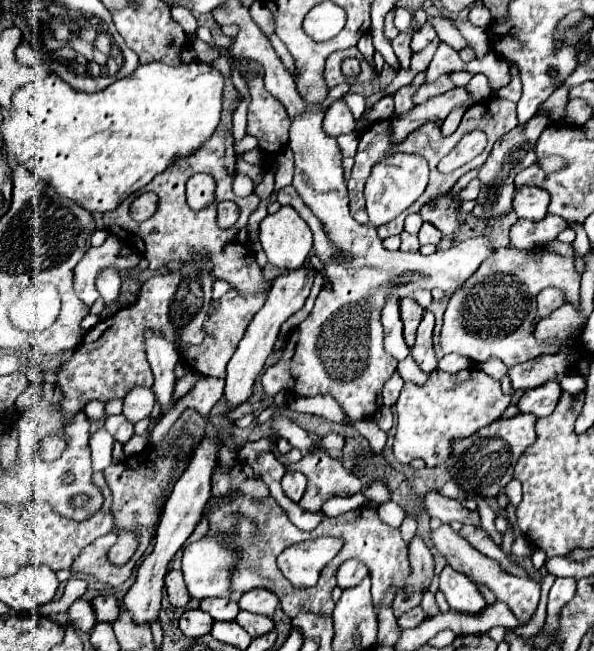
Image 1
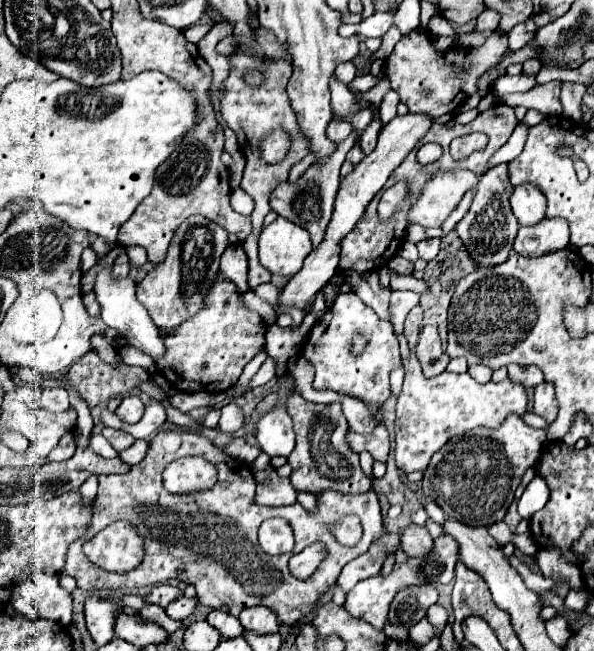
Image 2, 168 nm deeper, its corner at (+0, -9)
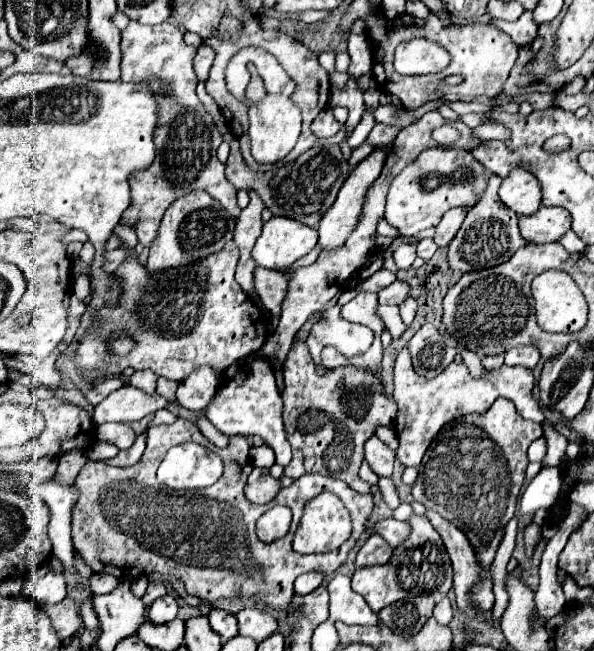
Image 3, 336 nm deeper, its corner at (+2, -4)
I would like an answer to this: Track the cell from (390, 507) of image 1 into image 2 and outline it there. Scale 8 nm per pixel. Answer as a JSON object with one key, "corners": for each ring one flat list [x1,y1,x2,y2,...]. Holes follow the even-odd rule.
{"corners":[[387,533,383,535,377,543,373,543,367,553,359,555,357,559,353,559,351,563,347,563,337,579,337,585,345,591,351,591,355,587,355,583,369,579,373,575,379,575,385,559,389,555,395,555,399,545,399,535,397,533]]}

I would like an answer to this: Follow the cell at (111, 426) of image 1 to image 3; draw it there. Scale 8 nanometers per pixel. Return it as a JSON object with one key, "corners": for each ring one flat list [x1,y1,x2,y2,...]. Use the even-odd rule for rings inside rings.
{"corners":[[111,422,111,424,101,424,97,428,97,438,115,444,121,450,127,450,135,442,135,432,133,432,133,428,129,424]]}

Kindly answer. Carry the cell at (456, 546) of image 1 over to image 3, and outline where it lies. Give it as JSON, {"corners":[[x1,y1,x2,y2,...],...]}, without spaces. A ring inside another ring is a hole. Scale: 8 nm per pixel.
{"corners":[[385,518,385,520,375,524,375,532,379,536,383,536,389,542,389,546,397,548,409,538,411,526,409,526,409,522,399,522,395,518]]}

